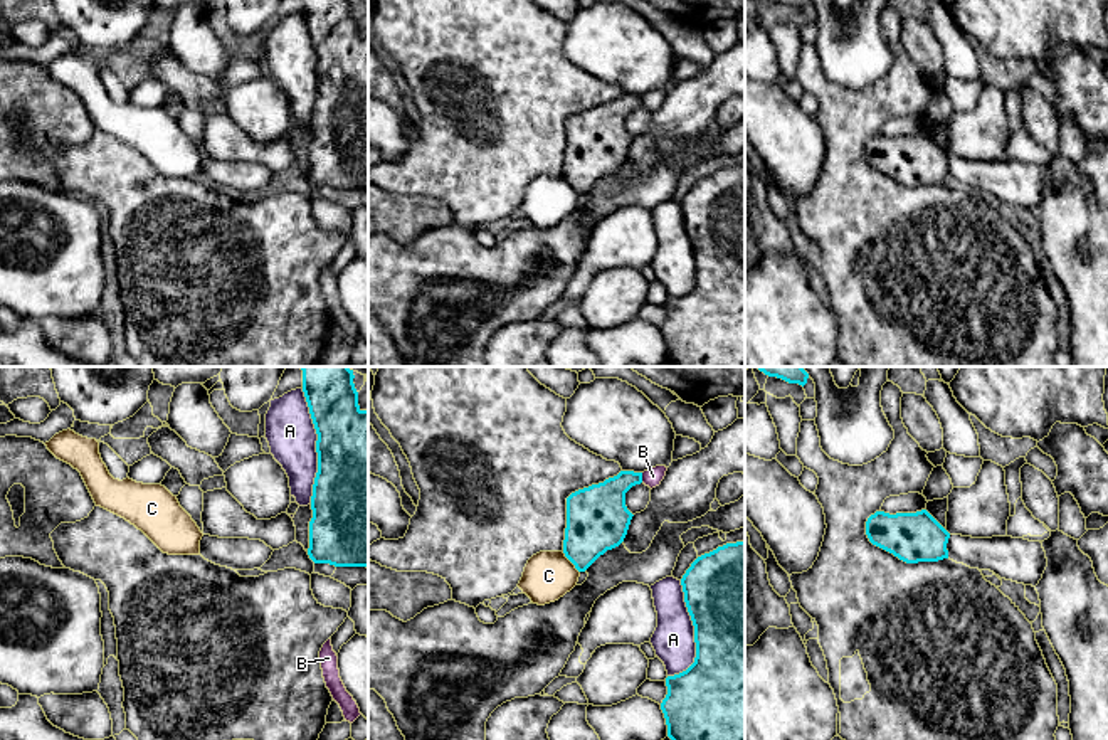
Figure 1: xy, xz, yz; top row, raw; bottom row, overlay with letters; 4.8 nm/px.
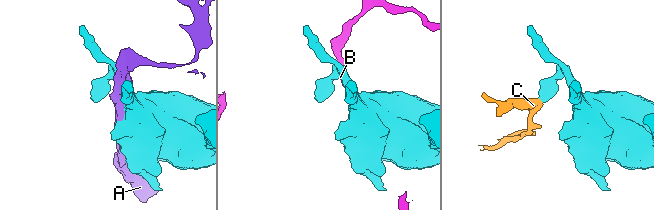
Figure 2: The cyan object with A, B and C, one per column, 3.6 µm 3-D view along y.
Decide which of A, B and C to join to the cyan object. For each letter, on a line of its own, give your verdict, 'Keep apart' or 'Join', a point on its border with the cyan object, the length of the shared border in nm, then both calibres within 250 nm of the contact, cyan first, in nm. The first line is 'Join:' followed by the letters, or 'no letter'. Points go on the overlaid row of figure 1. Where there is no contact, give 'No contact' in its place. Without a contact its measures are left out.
Join: no letter
A: Keep apart. Touches cyan at xy (316, 446). Shared border 550 nm. Thickness 480 nm (cyan) against 240 nm
B: Keep apart. Touches cyan at xz (641, 478). Shared border 50 nm. Thickness 240 nm (cyan) against 90 nm
C: Keep apart. Touches cyan at xz (570, 560). Shared border 130 nm. Thickness 300 nm (cyan) against 240 nm

